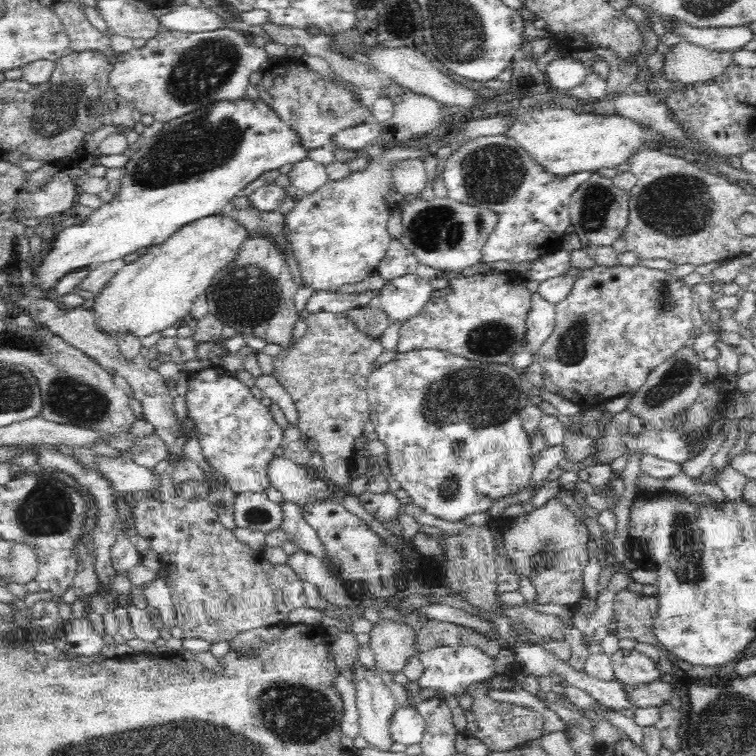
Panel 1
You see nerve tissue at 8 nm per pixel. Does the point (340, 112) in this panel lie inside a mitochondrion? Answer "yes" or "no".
yes

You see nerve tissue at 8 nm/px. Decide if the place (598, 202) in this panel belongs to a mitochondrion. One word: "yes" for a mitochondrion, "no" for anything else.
yes

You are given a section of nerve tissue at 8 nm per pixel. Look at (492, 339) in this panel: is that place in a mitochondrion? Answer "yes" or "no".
yes

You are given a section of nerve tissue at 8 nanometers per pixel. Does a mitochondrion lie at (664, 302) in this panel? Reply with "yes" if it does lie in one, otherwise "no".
yes

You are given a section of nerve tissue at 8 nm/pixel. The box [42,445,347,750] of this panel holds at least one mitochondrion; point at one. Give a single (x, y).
(297, 713)

